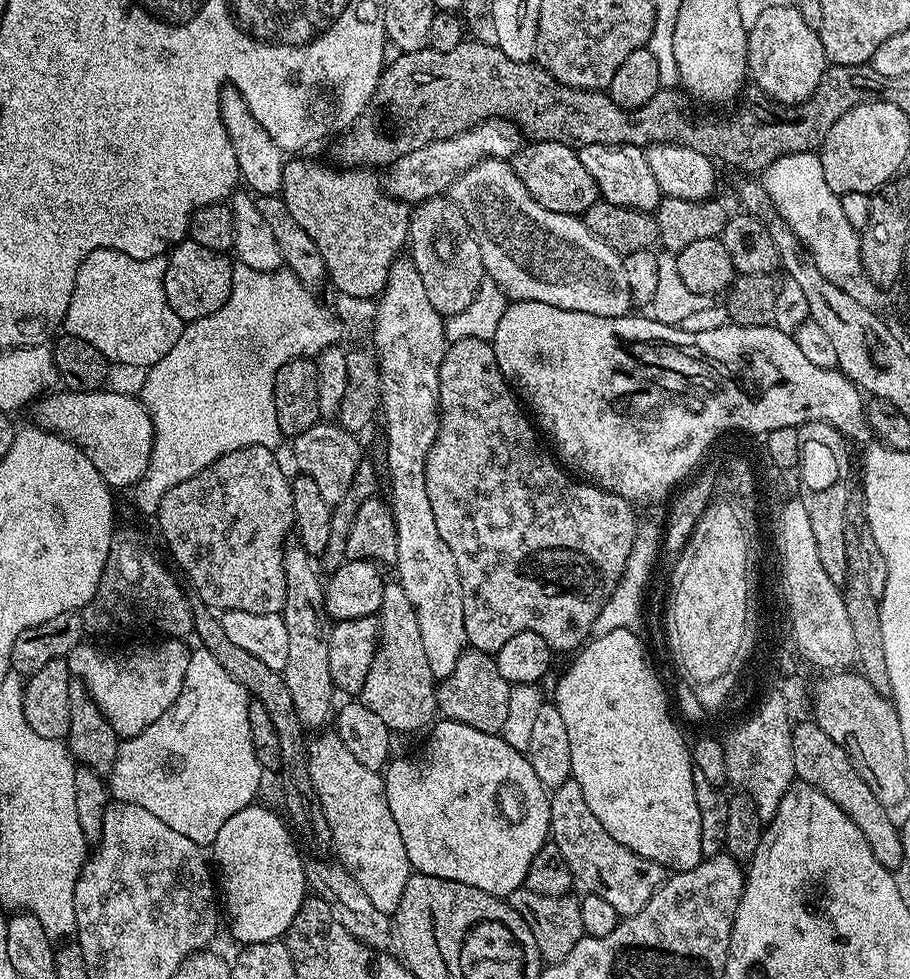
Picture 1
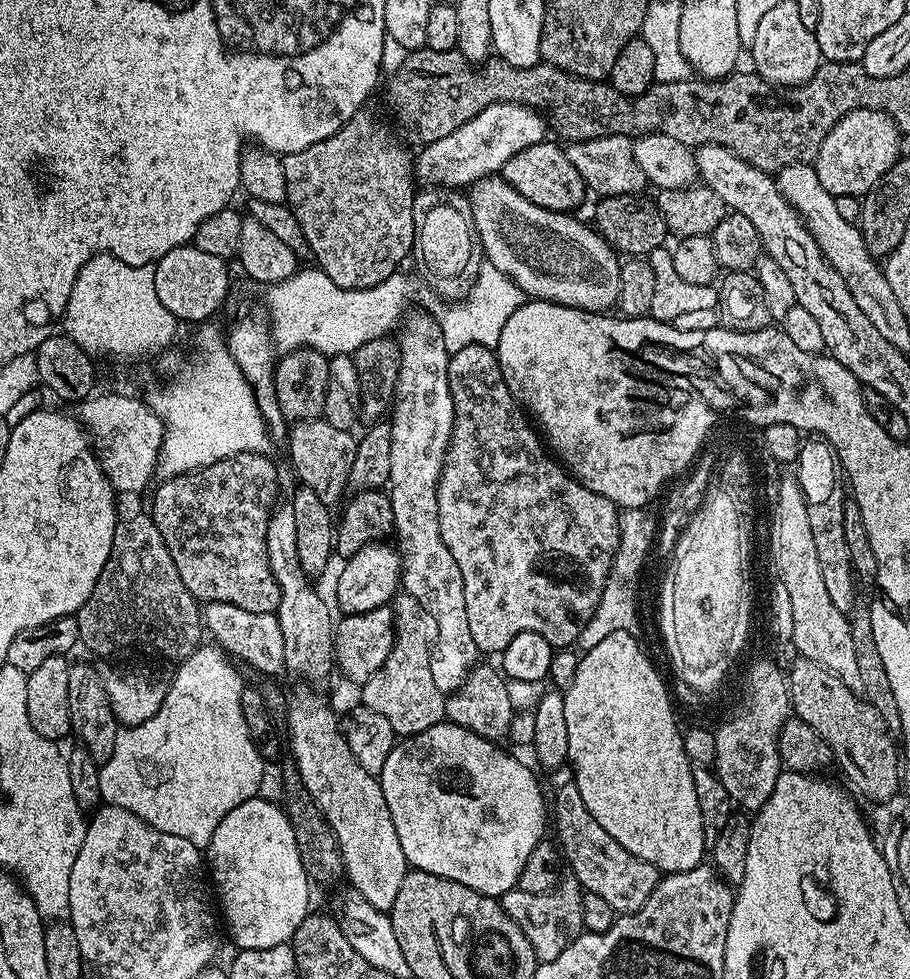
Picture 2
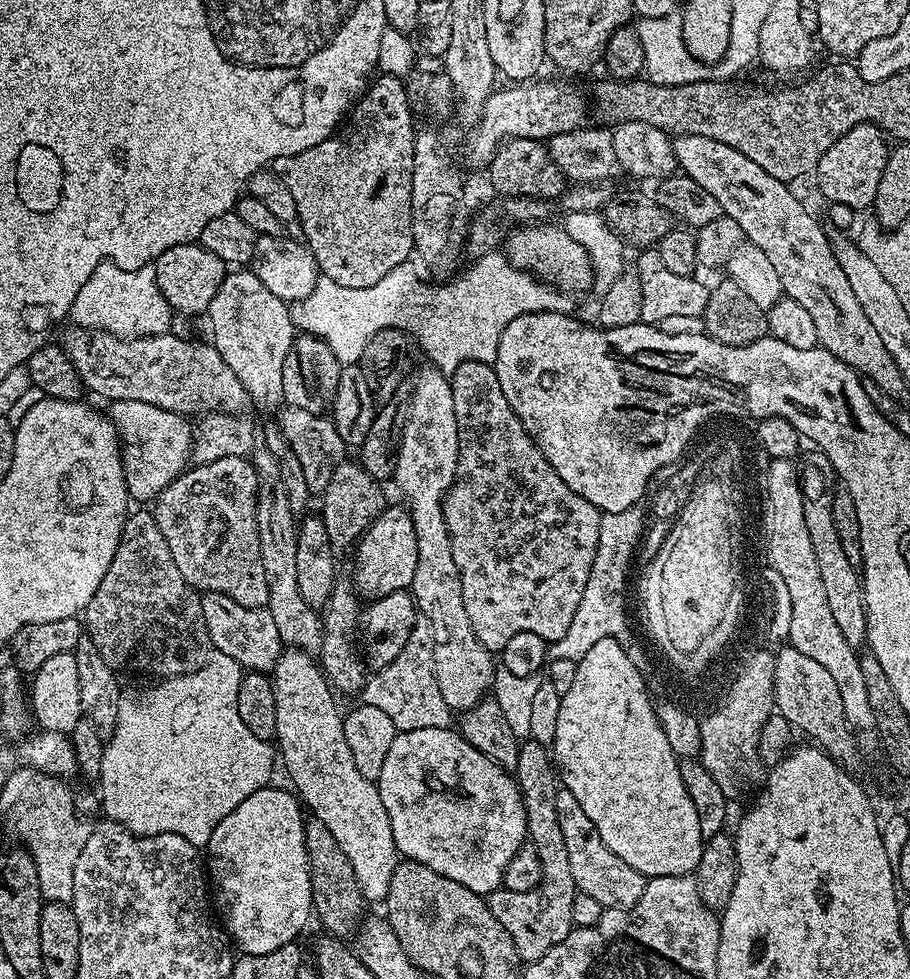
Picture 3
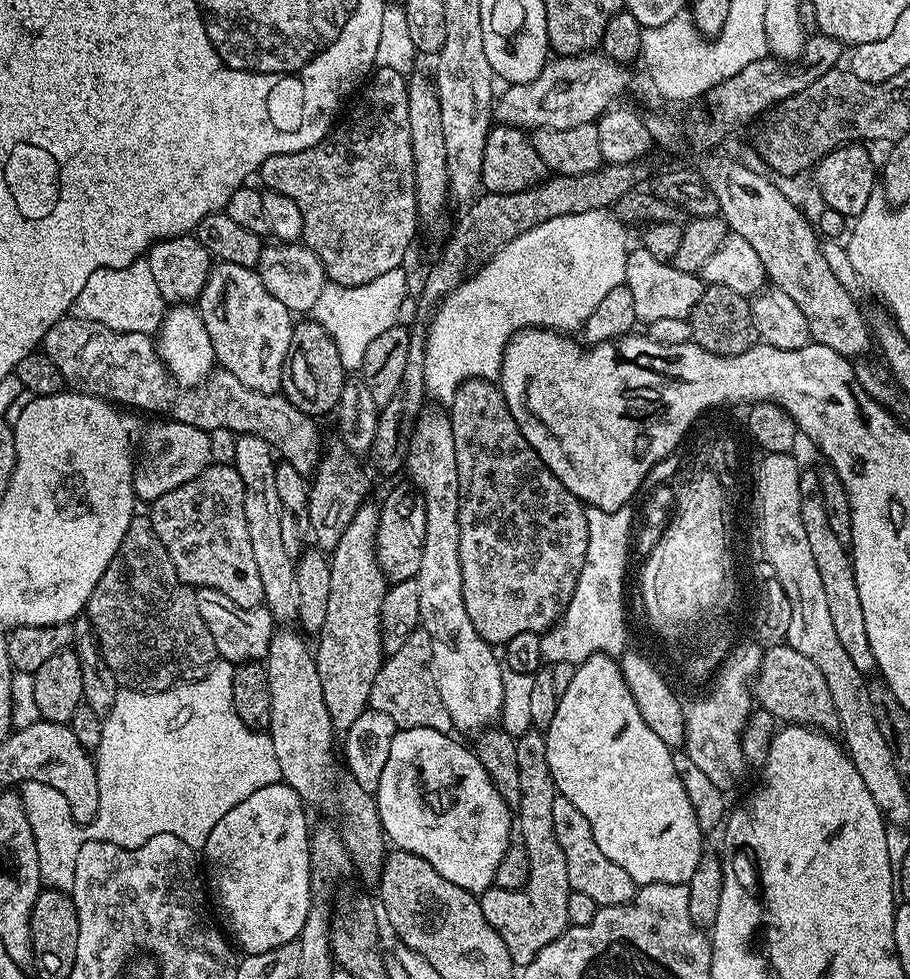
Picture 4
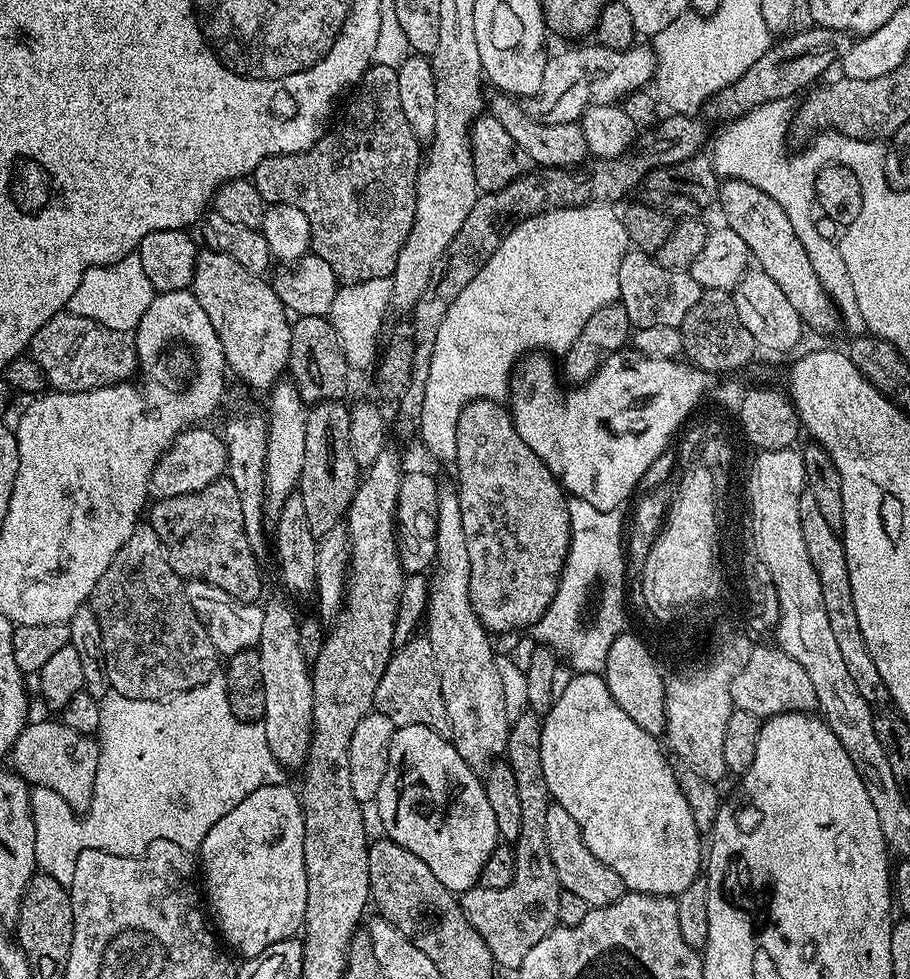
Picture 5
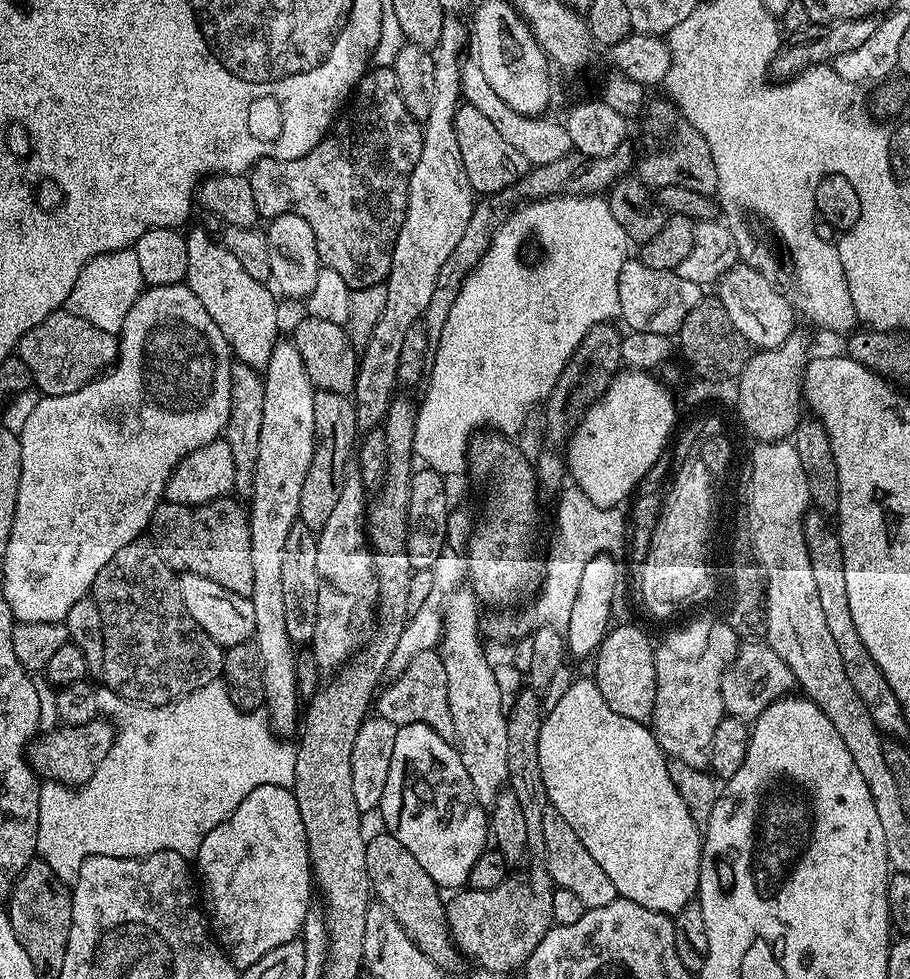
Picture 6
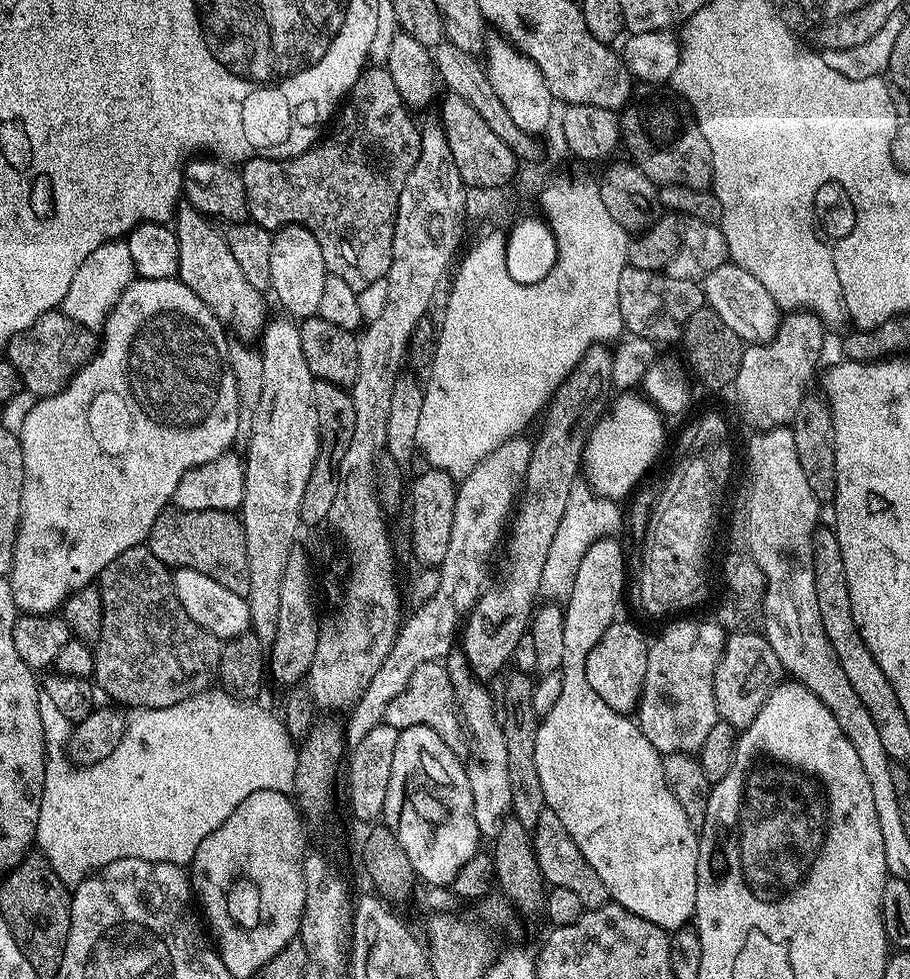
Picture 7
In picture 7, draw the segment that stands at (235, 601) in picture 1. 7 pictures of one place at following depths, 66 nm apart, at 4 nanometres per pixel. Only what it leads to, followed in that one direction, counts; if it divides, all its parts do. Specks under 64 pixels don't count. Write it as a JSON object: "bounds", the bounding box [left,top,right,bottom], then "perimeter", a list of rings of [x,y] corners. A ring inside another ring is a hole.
{"bounds":[146,506,250,597],"perimeter":[[[169,506],[158,514],[150,530],[146,546],[169,569],[189,568],[214,578],[214,582],[226,586],[242,597],[250,594],[250,562],[246,550],[246,534],[243,519],[235,511],[182,510]]]}

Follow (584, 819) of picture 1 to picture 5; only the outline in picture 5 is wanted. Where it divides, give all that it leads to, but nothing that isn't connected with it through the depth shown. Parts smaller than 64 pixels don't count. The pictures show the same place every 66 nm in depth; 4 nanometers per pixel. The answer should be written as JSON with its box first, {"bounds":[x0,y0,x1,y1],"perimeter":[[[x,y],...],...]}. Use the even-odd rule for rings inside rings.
{"bounds":[546,802,626,908],"perimeter":[[[555,802],[549,803],[546,812],[546,842],[550,846],[550,858],[554,862],[563,891],[578,894],[578,898],[582,898],[594,908],[613,904],[624,896],[626,889],[622,878],[618,878],[618,874],[614,874],[610,866],[598,862],[598,858],[590,854],[578,822],[574,822],[569,811],[562,810],[562,806]]]}

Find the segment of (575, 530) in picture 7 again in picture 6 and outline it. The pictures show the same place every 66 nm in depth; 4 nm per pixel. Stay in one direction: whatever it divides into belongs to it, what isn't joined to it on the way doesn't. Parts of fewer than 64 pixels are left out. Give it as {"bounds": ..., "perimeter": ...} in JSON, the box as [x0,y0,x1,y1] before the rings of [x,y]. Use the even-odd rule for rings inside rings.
{"bounds":[478,484,628,663],"perimeter":[[[573,484],[567,485],[560,494],[556,508],[558,528],[556,548],[550,559],[545,559],[545,578],[535,602],[513,612],[484,610],[478,616],[484,657],[488,663],[495,661],[494,652],[510,654],[515,651],[521,641],[531,639],[531,636],[539,630],[558,630],[559,633],[565,634],[588,562],[600,555],[617,559],[621,553],[622,555],[625,553],[628,540],[628,518],[621,507],[595,506],[594,502]]]}

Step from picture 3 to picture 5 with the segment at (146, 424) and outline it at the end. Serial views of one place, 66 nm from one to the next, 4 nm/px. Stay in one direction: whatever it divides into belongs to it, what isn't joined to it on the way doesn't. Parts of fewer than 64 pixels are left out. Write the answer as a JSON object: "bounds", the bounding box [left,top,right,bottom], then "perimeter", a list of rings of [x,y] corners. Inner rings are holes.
{"bounds":[148,426,228,500],"perimeter":[[[208,426],[187,428],[177,440],[172,442],[148,478],[148,491],[156,500],[178,498],[182,494],[194,494],[225,475],[228,455],[221,433],[216,432],[211,432]]]}

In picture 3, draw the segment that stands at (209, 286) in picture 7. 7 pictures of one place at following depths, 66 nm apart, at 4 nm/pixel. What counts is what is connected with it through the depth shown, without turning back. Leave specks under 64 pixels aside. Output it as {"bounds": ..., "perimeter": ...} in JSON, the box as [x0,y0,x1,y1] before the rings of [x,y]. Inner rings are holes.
{"bounds":[206,270,294,413],"perimeter":[[[232,270],[220,283],[206,319],[212,327],[210,343],[245,387],[251,403],[264,412],[275,413],[284,404],[282,366],[286,366],[286,354],[294,339],[289,305],[278,294],[270,294],[250,270]]]}

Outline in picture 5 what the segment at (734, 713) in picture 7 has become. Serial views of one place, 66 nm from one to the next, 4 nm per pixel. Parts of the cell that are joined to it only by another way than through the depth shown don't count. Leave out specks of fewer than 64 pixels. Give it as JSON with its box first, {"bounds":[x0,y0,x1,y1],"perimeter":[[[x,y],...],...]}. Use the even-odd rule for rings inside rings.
{"bounds":[732,646,817,718],"perimeter":[[[778,646],[772,648],[753,647],[750,658],[742,666],[742,670],[732,677],[732,702],[737,709],[749,711],[761,718],[769,716],[777,716],[783,712],[806,712],[811,713],[817,707],[816,691],[814,690],[814,682],[810,682],[810,674],[806,674],[806,670],[802,670],[802,666],[798,666],[798,662],[794,662],[794,658],[790,658],[790,654],[786,654]]]}

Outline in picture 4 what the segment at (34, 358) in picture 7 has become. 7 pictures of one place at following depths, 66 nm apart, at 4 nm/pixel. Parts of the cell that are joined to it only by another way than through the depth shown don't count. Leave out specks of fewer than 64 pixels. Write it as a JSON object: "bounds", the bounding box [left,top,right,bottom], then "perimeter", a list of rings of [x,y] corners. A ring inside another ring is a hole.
{"bounds":[42,315,324,477],"perimeter":[[[67,315],[60,319],[44,335],[42,351],[48,356],[54,366],[62,374],[65,383],[77,391],[89,396],[102,397],[110,402],[146,412],[167,414],[171,419],[184,425],[198,426],[207,432],[215,432],[222,428],[232,431],[232,434],[244,435],[254,433],[258,437],[266,438],[275,451],[304,477],[311,477],[319,467],[322,458],[324,442],[321,442],[319,424],[307,412],[300,411],[289,402],[283,393],[268,393],[250,390],[243,386],[234,374],[218,368],[207,379],[191,386],[181,386],[179,381],[164,367],[159,355],[155,339],[146,332],[122,332],[110,330],[98,322],[89,319],[78,319],[77,316]]]}

